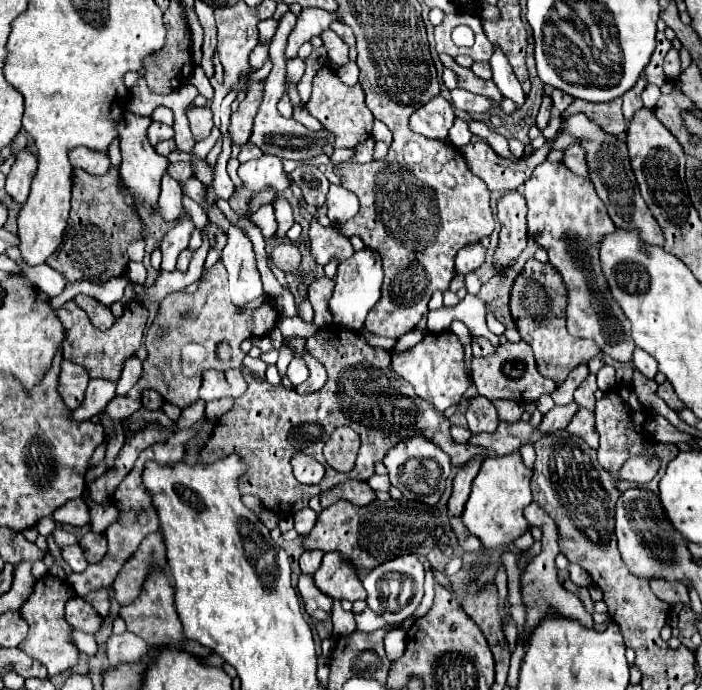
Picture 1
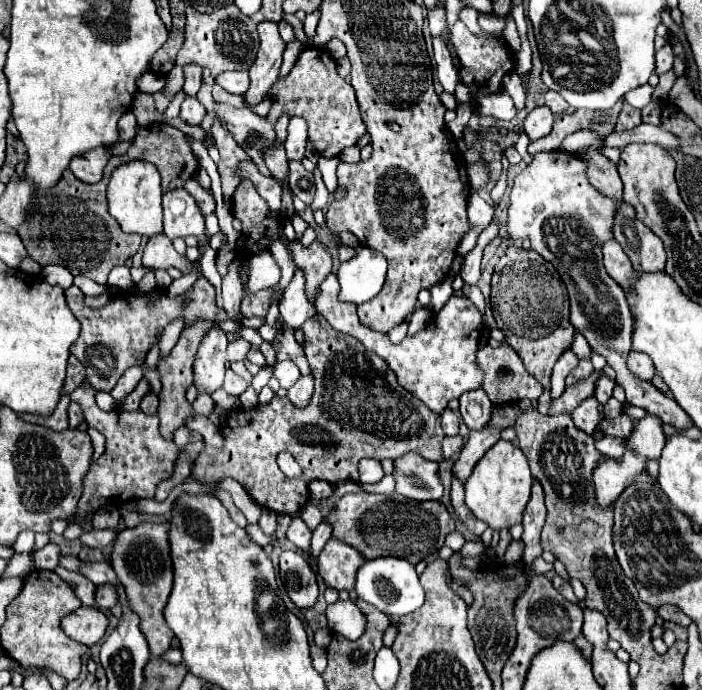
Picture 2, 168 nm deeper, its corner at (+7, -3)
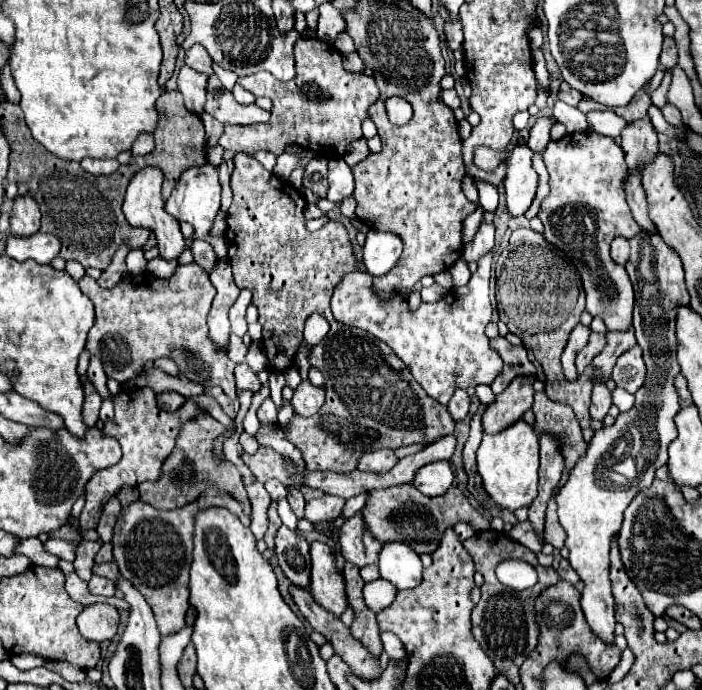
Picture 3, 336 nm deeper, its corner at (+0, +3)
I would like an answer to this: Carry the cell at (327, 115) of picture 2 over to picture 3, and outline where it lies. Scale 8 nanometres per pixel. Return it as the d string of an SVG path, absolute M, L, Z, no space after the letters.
M300 38L294 44L296 76L290 82L276 80L270 72L258 72L254 76L238 78L238 84L256 96L272 100L272 116L266 124L252 126L224 126L220 146L234 152L256 154L268 150L280 156L286 146L302 146L324 158L342 158L346 146L362 138L360 124L368 118L370 104L380 96L380 90L372 76L354 74L344 70L340 52L318 38Z

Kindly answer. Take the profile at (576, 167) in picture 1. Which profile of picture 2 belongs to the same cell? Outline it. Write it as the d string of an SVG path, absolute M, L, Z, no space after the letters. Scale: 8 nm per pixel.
M581 148L575 156L585 162L585 176L595 190L603 192L611 200L621 200L623 184L615 164L611 164L597 148Z

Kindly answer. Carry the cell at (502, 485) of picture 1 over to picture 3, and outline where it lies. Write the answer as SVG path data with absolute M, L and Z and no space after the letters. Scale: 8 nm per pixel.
M524 420L514 422L512 426L500 430L498 434L484 434L482 444L478 448L478 472L484 480L484 488L490 498L508 508L518 510L520 506L530 506L536 498L538 486L538 434Z

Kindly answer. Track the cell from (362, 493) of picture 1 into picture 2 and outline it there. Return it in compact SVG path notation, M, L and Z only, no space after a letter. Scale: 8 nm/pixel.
M315 480L309 484L309 492L311 492L311 498L315 498L315 500L327 500L333 496L335 486L329 482L317 482Z

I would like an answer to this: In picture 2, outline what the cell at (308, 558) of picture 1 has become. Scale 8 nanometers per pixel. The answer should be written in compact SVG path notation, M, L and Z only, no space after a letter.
M319 524L319 528L313 532L313 538L311 538L311 548L309 548L309 552L305 554L305 560L309 562L309 564L313 564L313 560L319 556L319 552L323 550L323 546L327 544L327 540L331 538L331 528L329 528L329 524Z

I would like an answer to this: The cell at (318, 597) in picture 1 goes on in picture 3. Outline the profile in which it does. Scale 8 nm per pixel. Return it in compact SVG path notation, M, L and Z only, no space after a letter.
M280 526L276 532L276 556L286 578L302 588L310 584L310 552L308 542L298 530Z

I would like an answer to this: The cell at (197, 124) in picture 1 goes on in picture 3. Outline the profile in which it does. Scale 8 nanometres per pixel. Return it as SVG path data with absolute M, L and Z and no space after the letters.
M182 66L180 74L178 74L178 90L184 96L186 108L194 114L202 114L204 112L204 102L206 102L206 80L208 74L198 72L190 66Z

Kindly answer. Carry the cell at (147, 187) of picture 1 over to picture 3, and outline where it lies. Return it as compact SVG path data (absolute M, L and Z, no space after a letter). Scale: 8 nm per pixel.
M148 166L148 168L140 170L140 174L134 174L130 184L128 184L122 210L124 210L124 216L126 216L128 224L148 228L148 230L152 230L156 234L160 258L164 258L164 260L178 260L178 256L186 248L186 240L184 240L182 232L180 232L178 220L170 218L170 214L166 214L164 202L162 202L162 196L160 196L160 188L162 188L162 170L158 170L154 166Z

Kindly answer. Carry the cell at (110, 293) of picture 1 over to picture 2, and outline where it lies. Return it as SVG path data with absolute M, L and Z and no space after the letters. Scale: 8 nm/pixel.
M83 274L75 276L73 282L85 296L95 296L97 298L97 296L101 296L109 290L107 284L97 284L97 282L93 282L91 278L87 278Z

